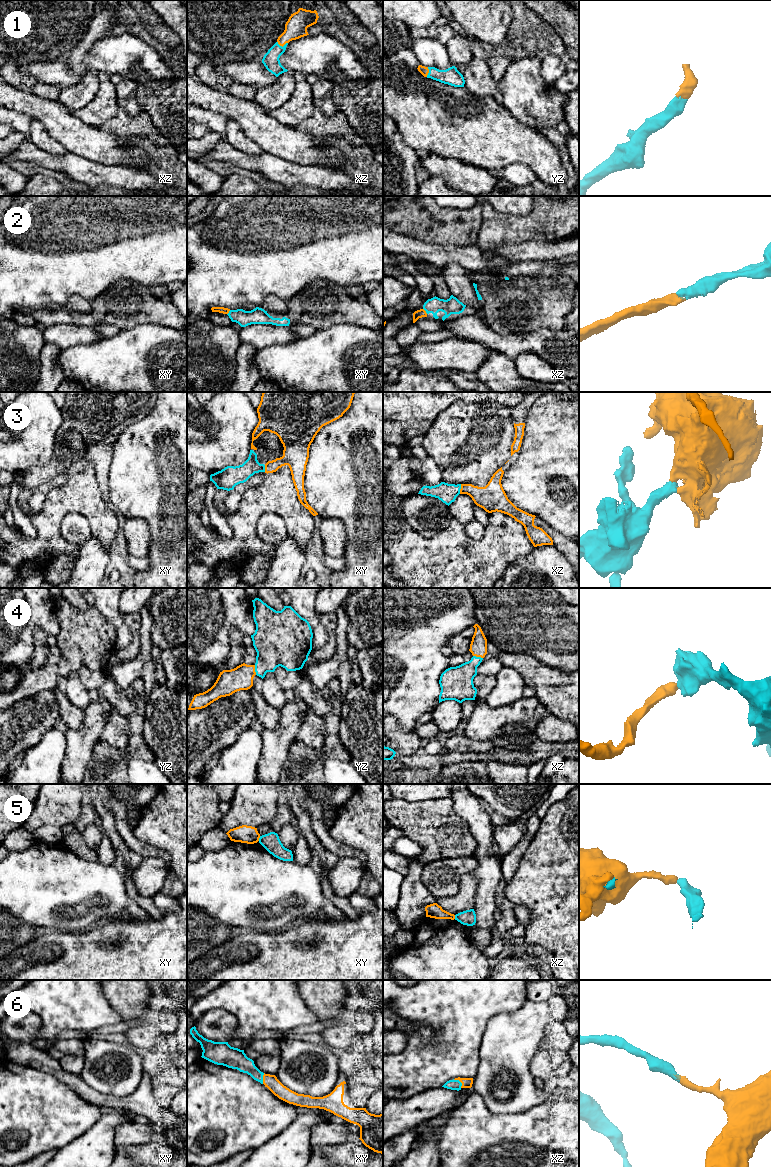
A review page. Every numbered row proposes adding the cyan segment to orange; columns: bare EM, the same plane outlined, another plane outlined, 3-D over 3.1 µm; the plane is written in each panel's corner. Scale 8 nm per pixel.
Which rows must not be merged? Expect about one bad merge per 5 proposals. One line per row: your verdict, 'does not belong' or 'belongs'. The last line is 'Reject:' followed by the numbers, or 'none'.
1: belongs
2: belongs
3: belongs
4: belongs
5: does not belong
6: belongs
Reject: 5

